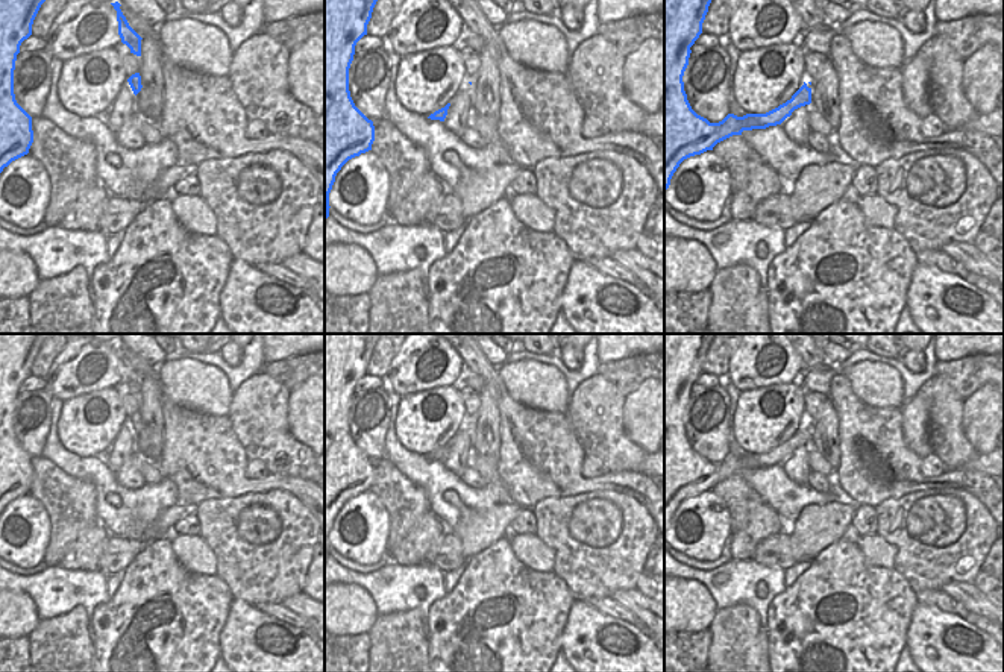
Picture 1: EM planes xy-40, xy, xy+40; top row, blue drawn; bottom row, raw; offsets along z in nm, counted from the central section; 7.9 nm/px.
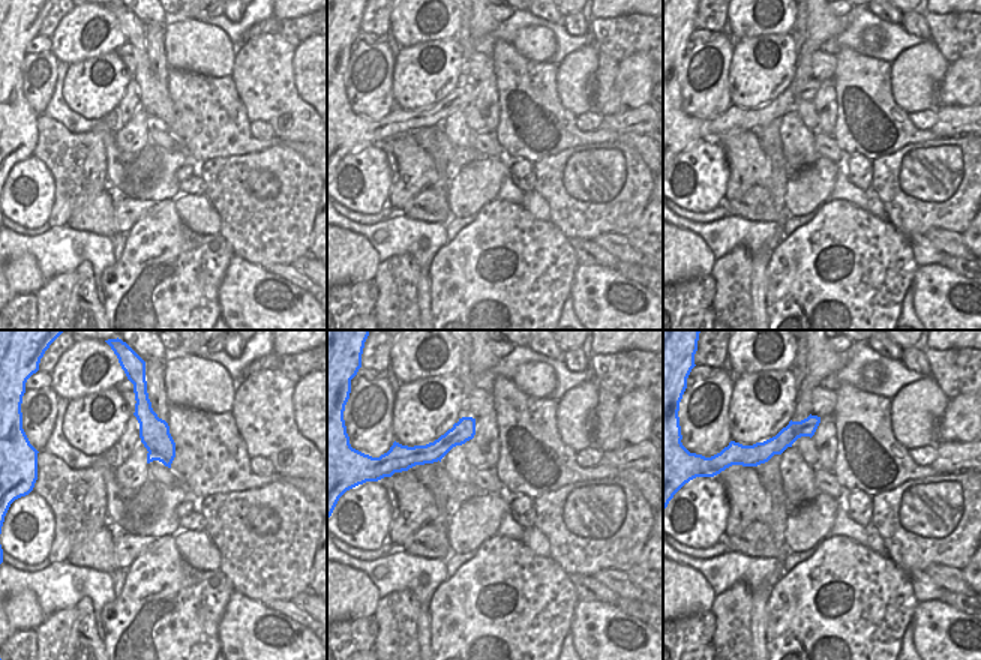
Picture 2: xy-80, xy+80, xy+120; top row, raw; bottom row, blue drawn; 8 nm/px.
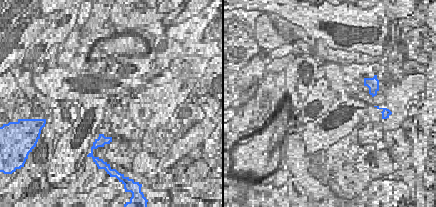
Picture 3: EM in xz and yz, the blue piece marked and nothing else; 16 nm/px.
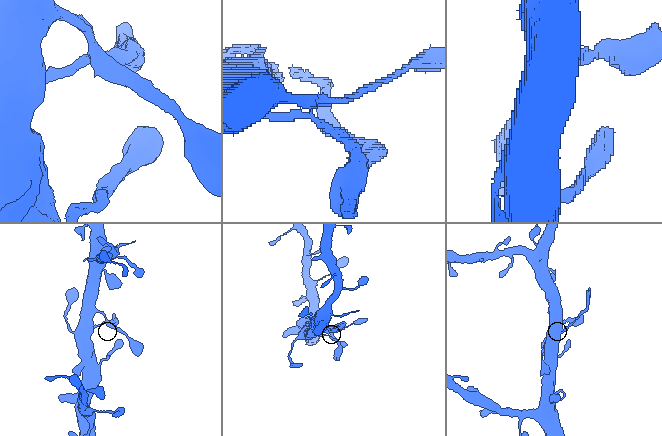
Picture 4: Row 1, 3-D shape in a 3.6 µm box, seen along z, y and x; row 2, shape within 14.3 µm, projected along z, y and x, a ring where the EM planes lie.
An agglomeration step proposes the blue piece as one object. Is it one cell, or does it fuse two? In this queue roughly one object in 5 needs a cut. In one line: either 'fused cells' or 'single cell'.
single cell

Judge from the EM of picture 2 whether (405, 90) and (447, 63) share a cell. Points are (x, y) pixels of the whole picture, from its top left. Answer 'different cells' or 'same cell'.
same cell

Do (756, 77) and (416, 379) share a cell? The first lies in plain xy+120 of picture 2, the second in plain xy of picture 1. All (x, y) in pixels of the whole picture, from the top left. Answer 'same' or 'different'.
different

